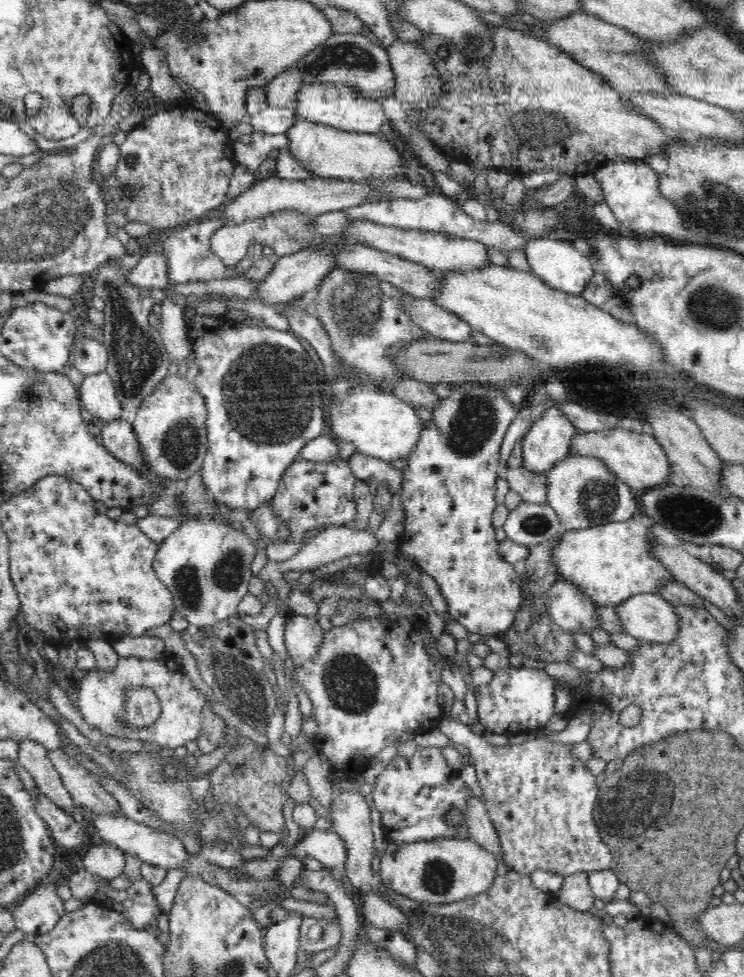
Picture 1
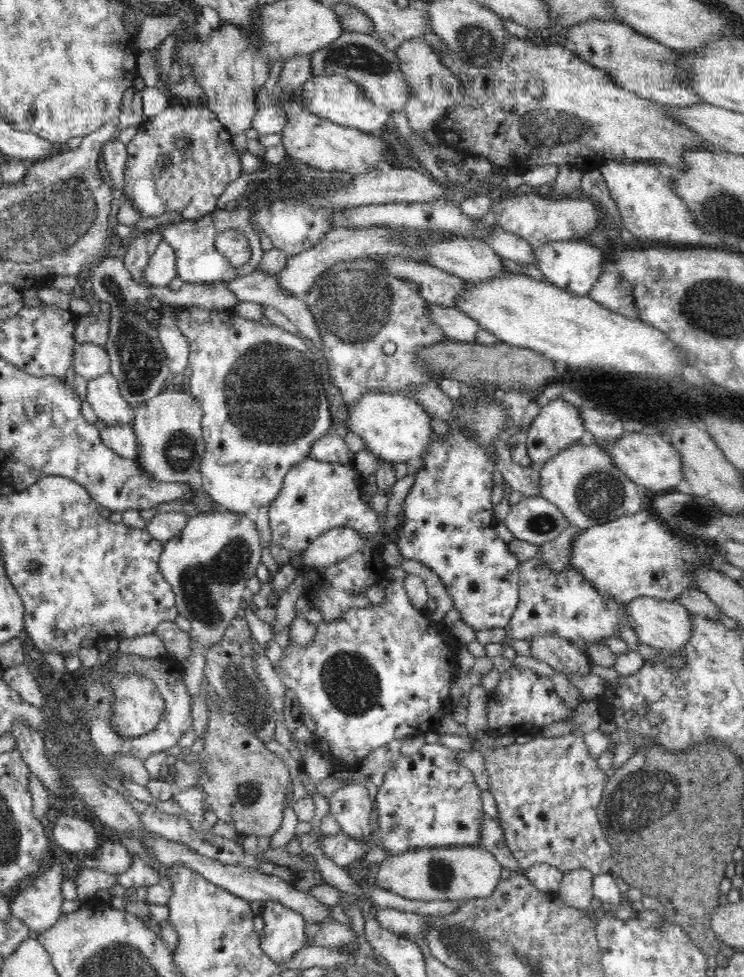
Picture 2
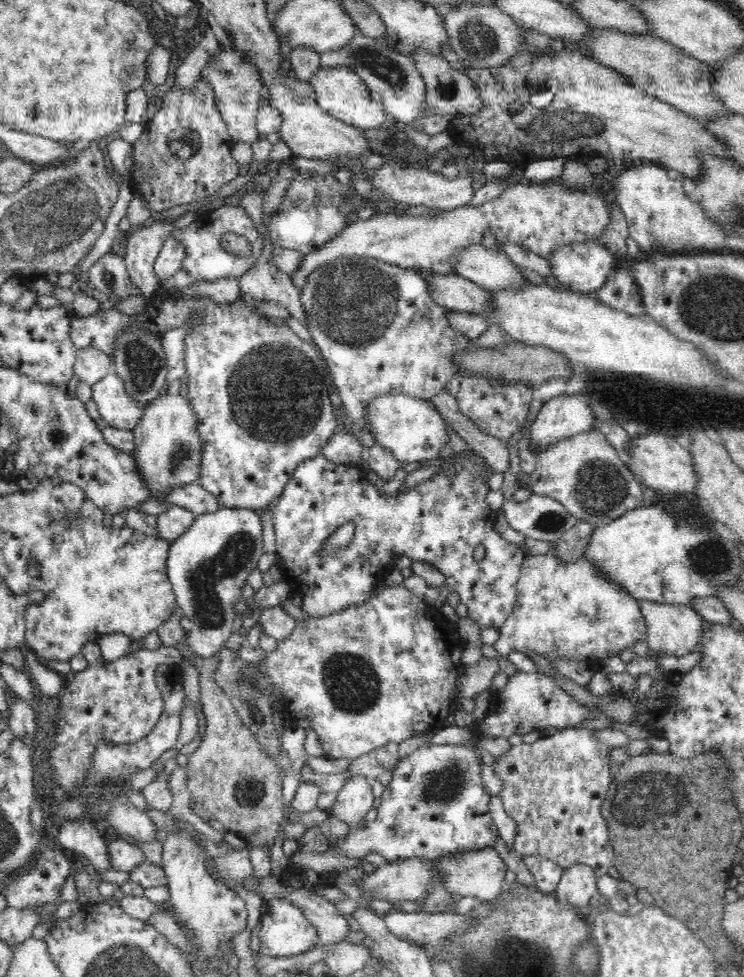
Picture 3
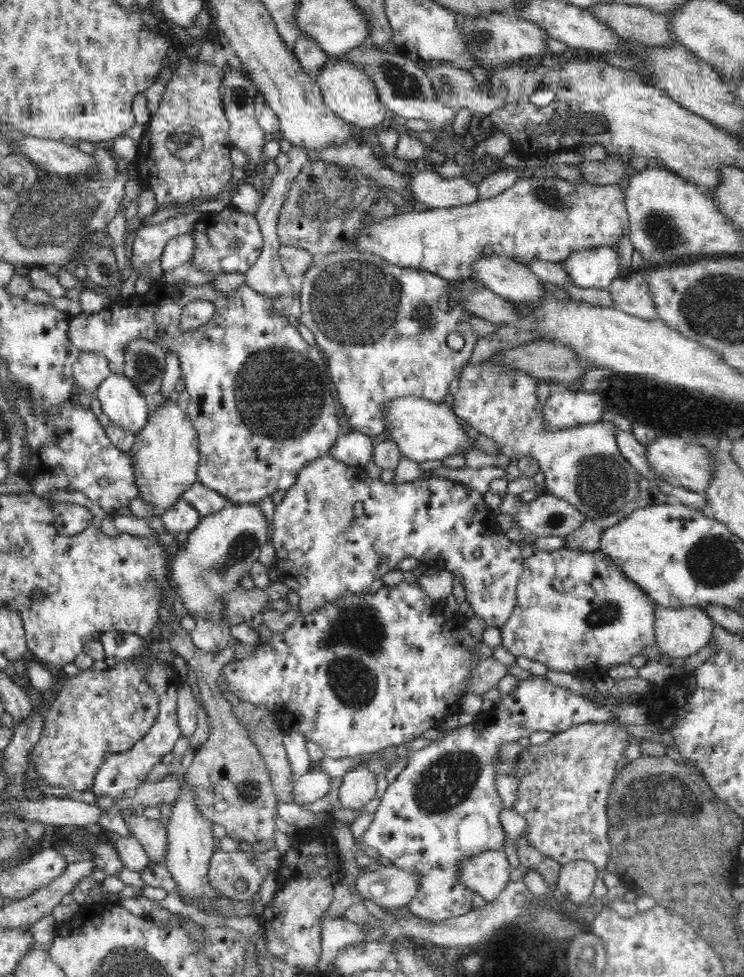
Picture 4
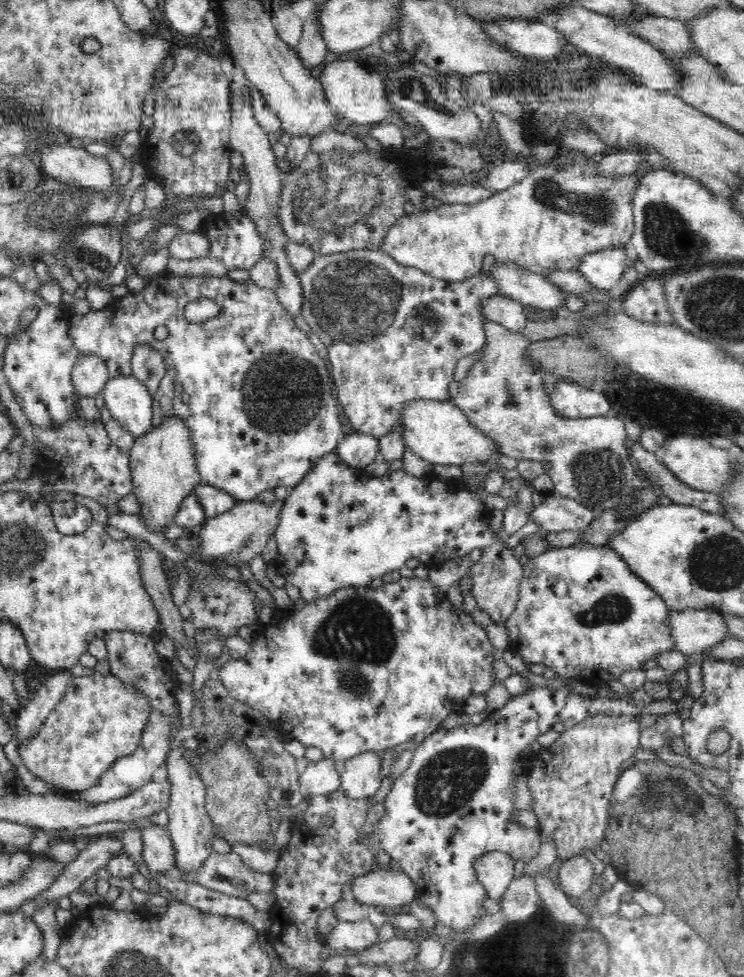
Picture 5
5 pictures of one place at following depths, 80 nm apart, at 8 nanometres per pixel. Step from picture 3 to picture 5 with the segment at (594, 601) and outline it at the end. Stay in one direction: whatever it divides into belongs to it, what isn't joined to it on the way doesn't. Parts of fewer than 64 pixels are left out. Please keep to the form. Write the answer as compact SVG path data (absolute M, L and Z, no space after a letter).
M577 543L567 548L550 549L543 554L530 558L523 565L522 580L519 587L519 599L515 611L509 616L505 626L510 650L520 655L524 662L544 664L557 675L567 678L573 677L594 686L602 686L610 682L610 680L618 679L618 676L622 672L626 672L626 670L632 670L632 668L640 669L642 662L646 662L650 658L654 659L656 654L672 650L672 637L668 633L668 612L670 612L668 605L664 603L664 599L658 593L652 591L652 588L648 587L640 577L636 577L630 571L630 568L628 568L628 565L626 565L626 562L620 555L607 548L606 545L591 546L588 543Z

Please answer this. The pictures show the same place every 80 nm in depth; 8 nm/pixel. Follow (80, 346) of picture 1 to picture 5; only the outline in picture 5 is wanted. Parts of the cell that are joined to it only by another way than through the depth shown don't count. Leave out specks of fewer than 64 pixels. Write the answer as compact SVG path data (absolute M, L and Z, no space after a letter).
M82 353L72 371L73 387L80 398L94 398L102 393L110 377L108 365L98 355Z

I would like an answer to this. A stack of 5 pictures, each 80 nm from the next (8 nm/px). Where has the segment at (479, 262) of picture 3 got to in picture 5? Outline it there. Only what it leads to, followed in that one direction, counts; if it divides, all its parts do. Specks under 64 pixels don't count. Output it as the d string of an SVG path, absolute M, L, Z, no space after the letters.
M512 261L496 263L495 268L488 270L487 276L493 278L495 281L495 284L499 289L499 295L520 302L520 304L524 305L527 309L536 308L553 313L564 309L565 293L560 288L551 284L545 276L528 271L518 264L512 263Z

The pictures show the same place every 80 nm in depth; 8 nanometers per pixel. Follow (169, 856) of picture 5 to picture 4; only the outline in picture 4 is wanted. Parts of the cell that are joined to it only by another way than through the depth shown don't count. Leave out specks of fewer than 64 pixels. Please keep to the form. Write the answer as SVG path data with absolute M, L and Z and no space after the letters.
M125 813L122 817L132 836L136 837L146 849L150 862L163 864L168 844L167 829L159 820L146 818L142 813Z

